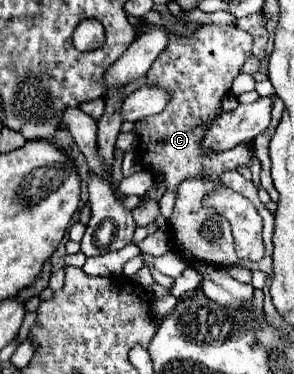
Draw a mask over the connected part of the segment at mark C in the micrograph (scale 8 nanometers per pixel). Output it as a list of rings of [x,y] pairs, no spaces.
[[[202,26],[192,38],[172,34],[166,50],[152,64],[148,84],[168,88],[172,98],[164,112],[148,118],[148,122],[136,124],[136,134],[140,136],[138,154],[148,170],[166,176],[166,190],[176,190],[184,178],[198,178],[202,170],[208,172],[204,178],[214,180],[224,170],[238,168],[254,158],[254,152],[246,144],[210,156],[200,150],[200,140],[220,114],[220,100],[250,56],[250,48],[252,36],[236,26]]]

